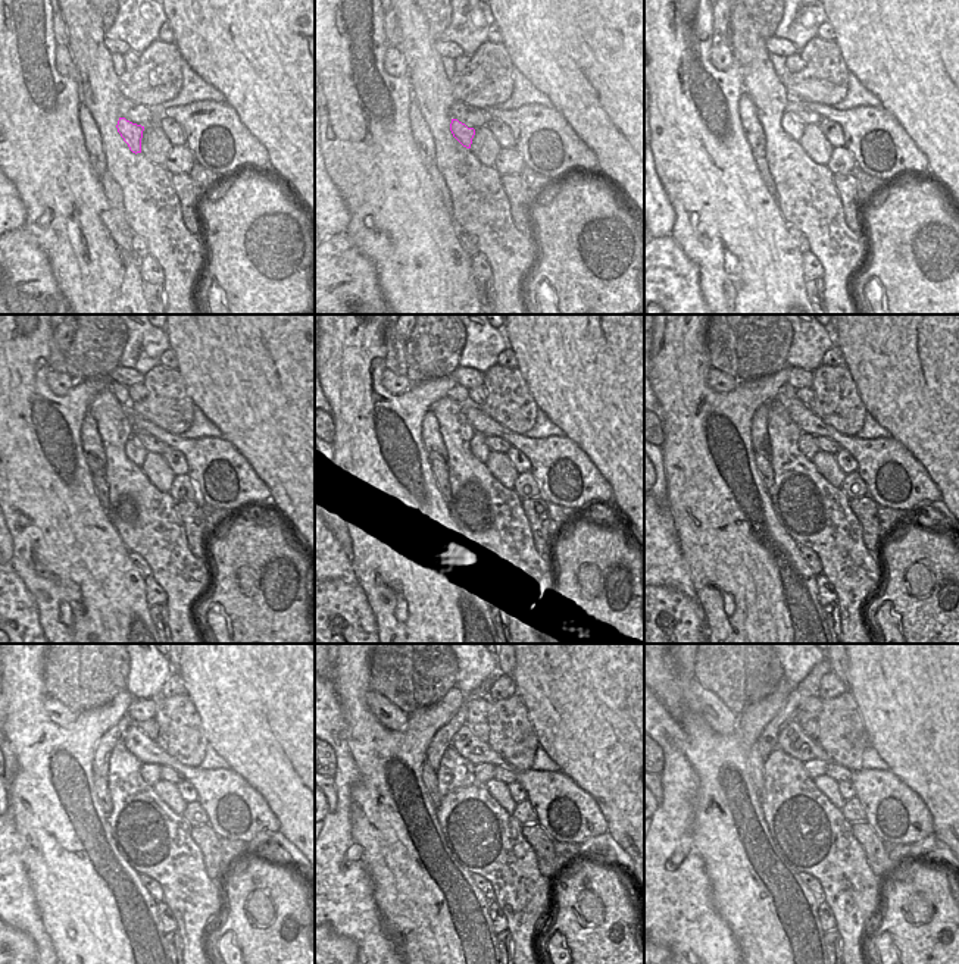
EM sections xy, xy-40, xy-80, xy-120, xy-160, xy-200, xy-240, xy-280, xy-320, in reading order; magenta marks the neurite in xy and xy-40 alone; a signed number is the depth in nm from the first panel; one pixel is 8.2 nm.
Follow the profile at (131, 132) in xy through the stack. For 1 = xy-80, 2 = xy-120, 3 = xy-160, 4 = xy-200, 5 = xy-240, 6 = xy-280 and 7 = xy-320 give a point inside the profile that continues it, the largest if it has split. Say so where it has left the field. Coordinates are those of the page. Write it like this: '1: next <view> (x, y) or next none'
1: next xy-80 (792, 125)
2: next xy-120 (134, 450)
3: next xy-160 (477, 445)
4: next xy-200 (808, 447)
5: next xy-240 (150, 773)
6: next xy-280 (483, 772)
7: next xy-320 (814, 767)

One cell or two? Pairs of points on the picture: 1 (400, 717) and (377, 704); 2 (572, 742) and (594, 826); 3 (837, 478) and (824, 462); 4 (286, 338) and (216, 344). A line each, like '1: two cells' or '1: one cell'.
1: one cell
2: two cells
3: one cell
4: one cell

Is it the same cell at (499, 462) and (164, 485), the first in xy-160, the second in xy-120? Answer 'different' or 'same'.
same

